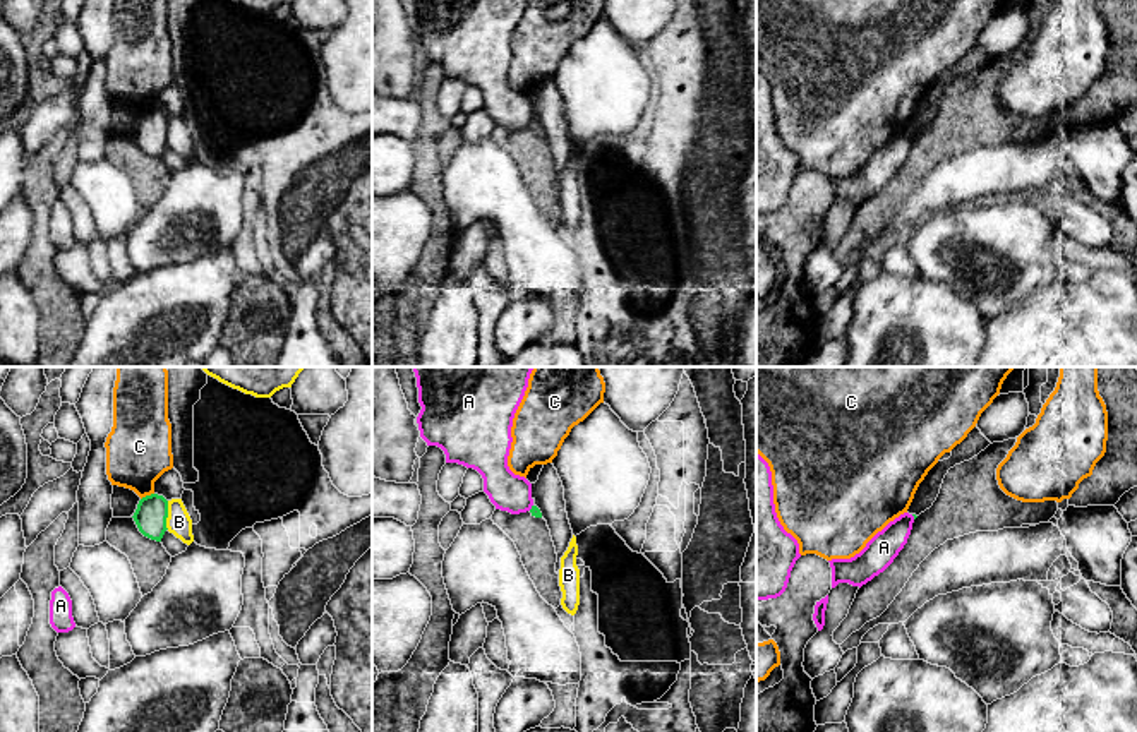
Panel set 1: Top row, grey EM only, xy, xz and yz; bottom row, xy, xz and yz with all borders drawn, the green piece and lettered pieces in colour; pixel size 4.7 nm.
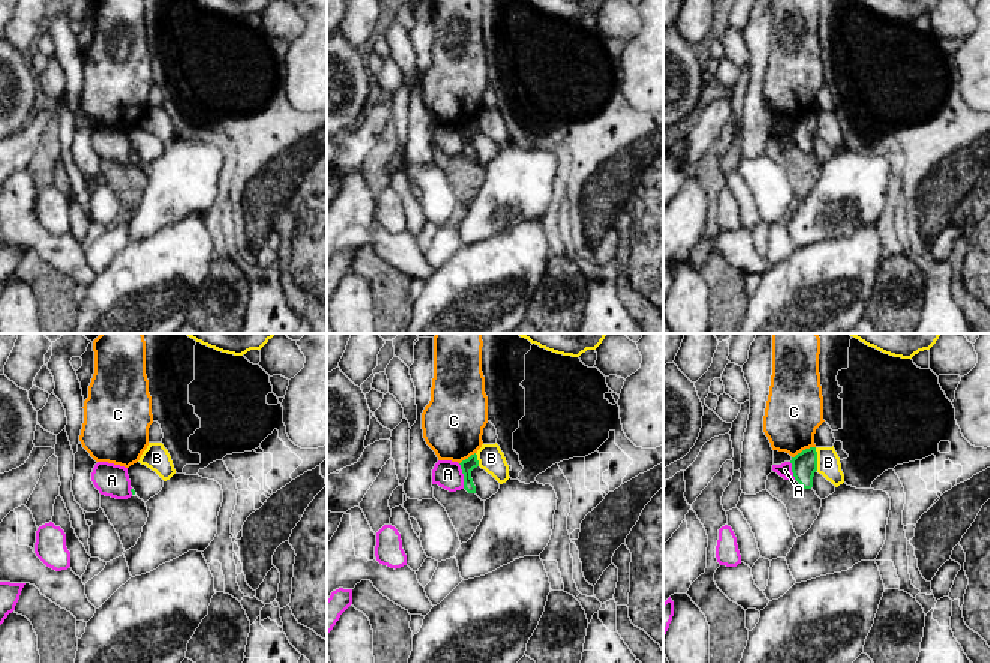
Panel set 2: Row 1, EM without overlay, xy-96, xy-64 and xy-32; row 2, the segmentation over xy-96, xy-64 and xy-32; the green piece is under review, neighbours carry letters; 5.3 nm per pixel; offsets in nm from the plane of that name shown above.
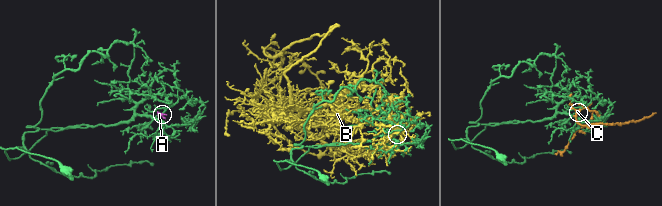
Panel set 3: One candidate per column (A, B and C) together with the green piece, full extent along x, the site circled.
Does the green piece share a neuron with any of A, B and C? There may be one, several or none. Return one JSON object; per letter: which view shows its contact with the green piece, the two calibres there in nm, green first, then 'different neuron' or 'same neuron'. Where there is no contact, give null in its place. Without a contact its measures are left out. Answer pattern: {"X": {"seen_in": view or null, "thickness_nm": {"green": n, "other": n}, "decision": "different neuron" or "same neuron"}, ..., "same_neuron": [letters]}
{"A": {"seen_in": "xz", "thickness_nm": {"green": 50, "other": 180}, "decision": "different neuron"}, "B": {"seen_in": "xy", "thickness_nm": {"green": 150, "other": 120}, "decision": "different neuron"}, "C": {"seen_in": "xy", "thickness_nm": {"green": 150, "other": 300}, "decision": "different neuron"}, "same_neuron": []}

